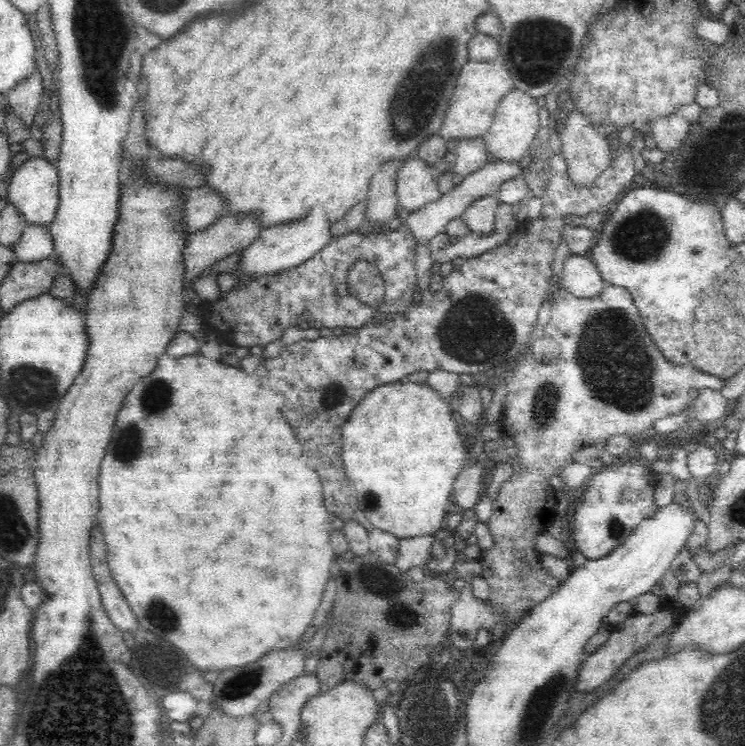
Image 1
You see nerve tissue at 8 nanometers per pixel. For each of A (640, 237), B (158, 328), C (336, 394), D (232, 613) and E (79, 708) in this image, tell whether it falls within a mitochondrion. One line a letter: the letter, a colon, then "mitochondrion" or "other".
A: mitochondrion
B: other
C: mitochondrion
D: other
E: mitochondrion

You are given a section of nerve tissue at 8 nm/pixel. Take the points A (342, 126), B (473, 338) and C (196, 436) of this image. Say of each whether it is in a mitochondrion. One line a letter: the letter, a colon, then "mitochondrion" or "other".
A: other
B: mitochondrion
C: other

